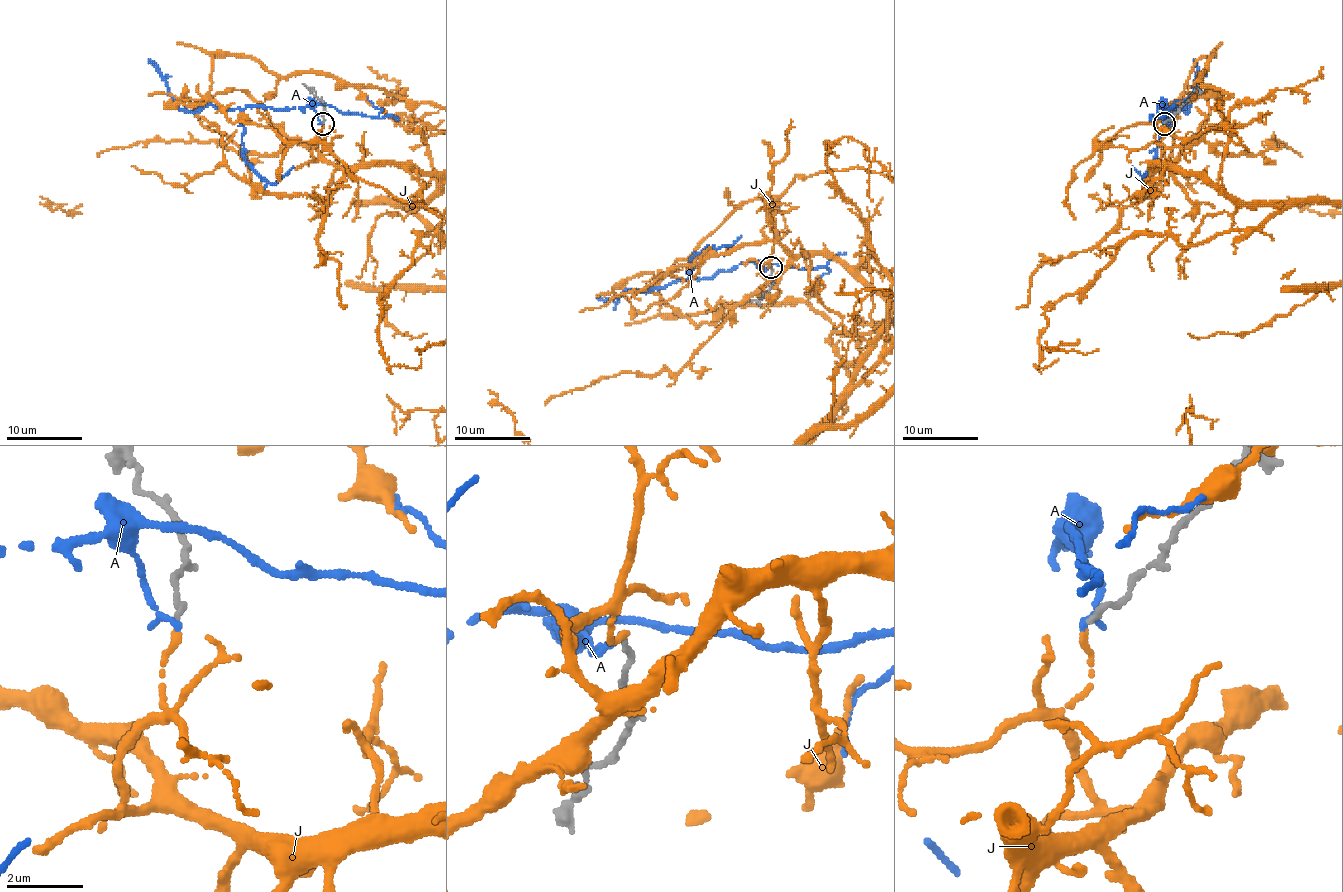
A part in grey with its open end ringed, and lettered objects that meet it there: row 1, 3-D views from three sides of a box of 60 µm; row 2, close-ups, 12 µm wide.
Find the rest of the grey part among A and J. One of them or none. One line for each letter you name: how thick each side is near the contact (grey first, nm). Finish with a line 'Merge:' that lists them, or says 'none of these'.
J: Thickness 140 nm (grey) against 150 nm
Merge: J

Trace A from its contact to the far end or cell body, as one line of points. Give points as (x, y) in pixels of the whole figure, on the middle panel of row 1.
A: (771, 267), (741, 262), (710, 277), (672, 281), (608, 300), (596, 296)

